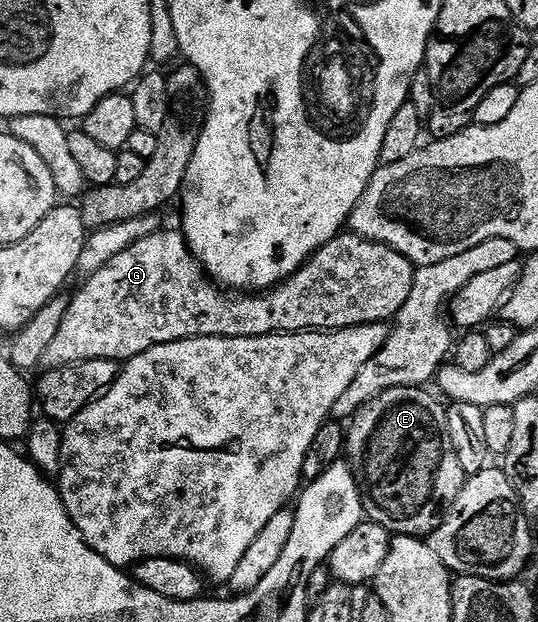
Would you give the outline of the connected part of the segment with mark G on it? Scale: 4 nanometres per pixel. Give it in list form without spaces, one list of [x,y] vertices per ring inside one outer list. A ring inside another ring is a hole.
[[[161,228],[155,230],[150,236],[138,240],[138,244],[130,244],[130,248],[126,248],[126,252],[118,252],[118,256],[114,256],[114,260],[110,260],[110,264],[106,264],[106,268],[98,268],[98,272],[87,275],[83,279],[84,287],[76,295],[71,295],[68,311],[65,318],[62,319],[62,325],[59,326],[54,340],[48,345],[43,365],[47,368],[58,368],[59,366],[78,364],[86,360],[114,360],[123,364],[129,358],[138,356],[158,344],[166,344],[174,340],[186,340],[187,338],[205,338],[206,336],[257,338],[267,334],[302,334],[305,330],[327,332],[330,330],[341,330],[342,328],[354,328],[362,324],[374,324],[375,322],[387,323],[389,320],[395,319],[396,313],[403,308],[406,300],[410,300],[410,288],[414,284],[416,272],[417,267],[413,266],[410,260],[406,260],[406,256],[402,256],[402,252],[394,252],[394,248],[390,248],[386,244],[359,238],[358,235],[351,232],[341,232],[337,234],[334,240],[330,240],[320,249],[318,253],[312,255],[304,265],[299,266],[279,286],[274,286],[271,290],[263,292],[225,292],[204,273],[203,266],[193,256],[192,249],[188,247],[188,242],[184,239],[183,233],[179,229],[167,230],[167,228]]]

